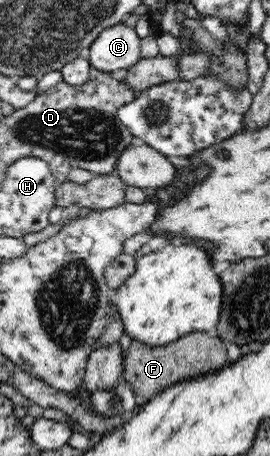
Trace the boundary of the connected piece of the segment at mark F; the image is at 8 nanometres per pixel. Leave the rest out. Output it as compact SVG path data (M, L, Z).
M201 331L186 334L175 342L167 346L159 346L159 348L149 348L135 340L123 355L122 361L122 379L135 393L139 406L167 388L191 379L205 377L206 374L228 366L224 341L214 333Z

